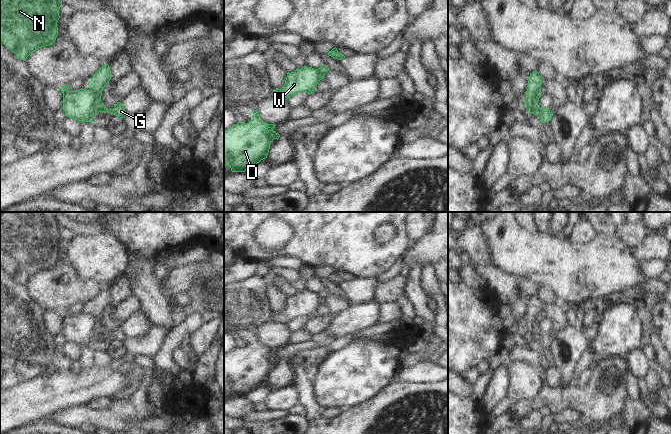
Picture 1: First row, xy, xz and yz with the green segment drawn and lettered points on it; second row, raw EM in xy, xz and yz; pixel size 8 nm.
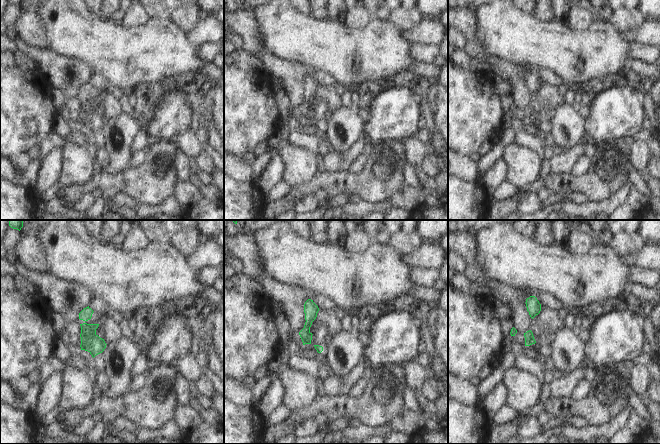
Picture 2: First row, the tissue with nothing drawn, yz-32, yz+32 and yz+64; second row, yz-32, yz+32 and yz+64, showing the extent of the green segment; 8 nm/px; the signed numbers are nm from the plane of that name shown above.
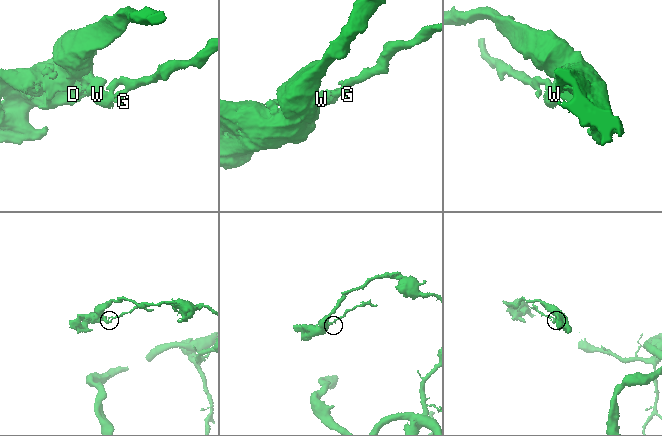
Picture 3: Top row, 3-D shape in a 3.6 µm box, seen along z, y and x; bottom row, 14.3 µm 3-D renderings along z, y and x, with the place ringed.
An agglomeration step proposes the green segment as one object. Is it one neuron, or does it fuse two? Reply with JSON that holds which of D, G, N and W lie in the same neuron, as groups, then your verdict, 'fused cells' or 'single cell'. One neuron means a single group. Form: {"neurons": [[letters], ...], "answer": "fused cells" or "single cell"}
{"neurons": [["D", "N", "W"], ["G"]], "answer": "fused cells"}

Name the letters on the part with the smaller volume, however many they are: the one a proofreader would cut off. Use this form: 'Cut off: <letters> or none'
Cut off: G

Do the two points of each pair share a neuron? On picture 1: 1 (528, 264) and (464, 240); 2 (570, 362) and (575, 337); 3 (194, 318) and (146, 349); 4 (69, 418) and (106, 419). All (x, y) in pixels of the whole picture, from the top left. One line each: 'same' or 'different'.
1: different
2: same
3: different
4: same

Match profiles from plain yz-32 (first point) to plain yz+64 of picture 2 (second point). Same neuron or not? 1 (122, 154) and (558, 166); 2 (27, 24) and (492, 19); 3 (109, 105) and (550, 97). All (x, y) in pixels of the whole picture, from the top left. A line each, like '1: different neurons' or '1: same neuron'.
1: different neurons
2: different neurons
3: same neuron

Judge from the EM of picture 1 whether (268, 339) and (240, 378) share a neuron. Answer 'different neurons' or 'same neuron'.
different neurons

